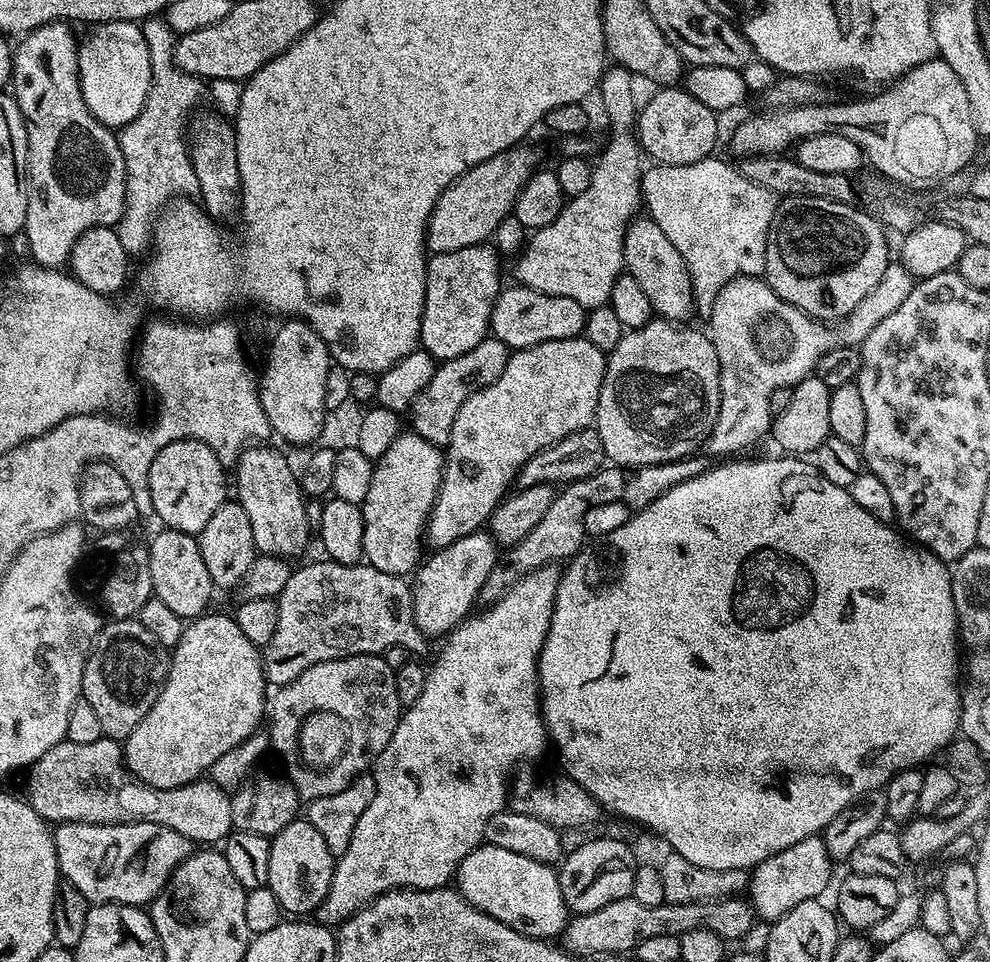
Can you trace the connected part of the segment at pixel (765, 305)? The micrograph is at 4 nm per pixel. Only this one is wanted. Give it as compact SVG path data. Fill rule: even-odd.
M890 262L886 274L849 316L839 321L840 328L808 316L802 310L790 306L760 276L738 276L731 280L714 298L710 313L710 335L720 363L720 409L714 422L714 430L708 435L706 452L709 457L724 458L740 454L743 448L756 444L769 435L773 414L770 410L770 394L776 388L791 388L800 380L813 375L816 364L838 341L844 346L859 346L910 294L914 277L899 262Z

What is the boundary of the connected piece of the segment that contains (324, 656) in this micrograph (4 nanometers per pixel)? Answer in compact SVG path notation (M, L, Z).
M327 558L319 559L297 567L290 582L286 582L286 590L278 597L278 627L274 629L274 638L262 648L264 675L269 685L289 684L302 670L310 670L318 662L347 656L375 656L387 648L405 648L410 654L427 650L429 641L415 624L412 590L405 577L386 574L367 562L339 564Z

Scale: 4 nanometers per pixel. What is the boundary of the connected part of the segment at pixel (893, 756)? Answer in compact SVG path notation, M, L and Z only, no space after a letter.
M736 458L736 459L733 459L733 460L732 460L732 461L734 461L734 462L733 462L733 464L724 464L724 463L728 463L728 462L720 462L720 463L717 463L717 464L720 464L720 465L718 465L718 466L717 466L717 468L716 468L716 465L715 465L715 466L712 466L712 467L709 467L709 469L708 469L708 471L707 471L707 472L703 472L703 474L701 474L701 476L699 476L699 477L698 477L698 478L690 478L690 482L682 482L682 486L674 486L674 490L666 490L666 494L662 494L662 498L658 498L658 499L657 499L657 500L655 500L655 501L654 501L654 502L650 502L650 503L649 503L649 504L647 504L647 506L646 506L646 507L644 507L644 508L641 508L641 509L639 509L639 510L636 510L636 511L633 511L633 512L632 512L632 513L631 513L631 515L629 515L629 516L632 516L632 517L630 517L630 518L629 518L629 520L628 520L628 521L626 521L626 522L625 522L625 524L620 524L620 525L618 525L618 526L617 526L617 528L616 528L616 529L614 529L614 530L613 530L613 532L608 532L608 533L606 533L606 534L605 534L605 536L604 536L604 537L602 537L602 538L601 538L601 540L600 540L600 541L598 541L598 542L597 542L597 544L596 544L596 545L594 545L594 546L593 546L593 548L591 548L591 546L588 546L588 547L585 547L585 548L584 548L584 549L583 549L583 551L581 551L581 552L579 552L579 553L577 553L577 554L576 554L576 555L575 555L575 556L573 556L573 557L572 557L572 558L571 558L571 559L569 559L569 560L568 560L568 561L567 561L567 564L566 564L566 566L568 566L568 569L567 569L567 568L566 568L566 567L565 567L565 568L564 568L564 569L563 569L563 572L562 572L562 575L561 575L561 578L560 578L560 582L559 582L559 584L557 584L557 585L556 585L556 605L555 605L555 606L554 606L554 610L553 610L553 611L552 611L552 621L551 621L551 622L550 622L550 630L549 630L549 631L548 631L548 637L547 637L547 638L546 638L546 642L545 642L545 643L544 643L544 649L542 649L542 650L541 650L541 651L540 651L540 678L539 678L539 681L538 681L538 683L539 683L539 685L540 685L540 706L541 706L541 709L542 709L542 715L543 715L543 718L544 718L544 727L545 727L545 728L547 728L547 729L548 729L548 735L549 735L549 737L550 737L550 740L551 740L551 743L552 743L552 744L553 744L553 745L554 745L554 744L555 744L555 743L556 743L556 748L557 748L557 750L558 750L558 751L560 751L560 760L561 760L561 762L562 762L562 763L564 763L564 768L565 768L565 770L566 770L566 771L564 771L564 772L565 772L565 773L566 773L566 776L567 776L567 777L568 777L568 778L569 778L569 779L571 779L571 780L573 780L573 781L574 781L574 782L576 782L576 783L578 783L578 784L579 784L579 785L580 785L580 786L582 786L582 789L583 789L583 790L586 790L586 791L587 791L587 792L588 792L588 793L589 793L589 794L590 794L590 795L592 795L592 796L593 796L593 797L594 797L594 798L595 798L595 800L597 800L597 801L598 801L598 802L599 802L599 804L600 804L600 806L601 806L601 809L604 809L604 810L607 810L607 811L608 811L608 808L609 808L609 810L610 810L610 811L612 811L612 812L617 812L617 814L618 814L618 815L620 815L620 816L625 816L625 818L626 818L626 819L628 819L628 820L633 820L633 822L634 822L634 823L636 823L636 824L645 824L645 826L646 826L646 827L648 827L648 828L653 828L653 830L654 830L654 831L656 831L656 832L657 832L657 834L658 834L658 835L660 835L660 836L661 836L661 838L662 838L662 839L664 839L664 840L665 840L665 842L666 842L666 843L668 843L668 844L669 844L669 846L670 846L670 847L672 847L672 848L669 848L669 849L671 849L671 851L672 851L672 852L673 852L673 853L675 853L675 855L677 855L677 856L681 856L681 857L682 857L682 858L686 858L686 862L694 862L694 866L702 866L702 867L703 867L703 868L705 868L705 869L706 869L706 870L718 870L718 871L719 871L719 872L725 872L725 871L726 871L726 870L738 870L738 869L739 869L739 868L746 868L746 869L749 869L749 870L751 870L751 869L753 869L753 868L755 868L755 867L756 867L756 865L758 865L758 864L760 864L760 863L761 863L761 862L763 862L763 860L765 860L765 859L766 859L766 858L770 858L770 857L771 857L771 856L773 856L773 855L774 855L774 854L778 854L778 853L779 853L779 852L781 852L781 851L782 851L782 850L786 850L786 846L794 846L794 842L802 842L802 838L810 838L810 837L811 837L811 836L818 836L818 835L821 835L821 833L823 833L823 831L824 831L824 829L825 829L825 828L827 828L827 826L828 826L828 823L830 823L830 822L831 822L831 821L832 821L832 819L834 819L834 818L835 818L835 816L837 816L837 815L838 815L838 814L839 814L839 813L840 813L840 811L842 811L842 810L843 810L843 808L849 808L849 806L850 806L850 805L852 805L852 804L855 804L855 803L856 803L856 801L857 801L857 800L859 800L859 799L860 799L860 797L861 797L861 796L864 796L864 795L866 795L866 793L868 793L868 792L878 792L878 791L881 791L881 789L883 789L883 787L884 787L884 785L885 785L885 784L889 784L889 783L890 783L890 781L892 781L892 779L893 779L893 778L894 778L894 777L896 777L896 776L897 776L897 775L898 775L898 773L900 773L900 772L904 772L904 771L906 771L906 770L907 770L907 768L914 768L914 769L919 769L919 768L920 768L920 767L921 767L921 766L924 766L924 765L927 765L927 764L928 764L928 763L929 763L929 761L931 761L931 760L928 760L928 759L930 759L930 758L931 758L931 756L932 756L932 755L934 755L934 754L935 754L935 752L937 752L937 754L940 754L940 753L943 753L943 752L944 752L944 751L945 751L945 749L947 749L947 747L948 747L948 745L949 745L949 744L951 744L951 743L952 743L952 741L953 741L953 740L955 740L955 739L957 739L957 736L958 736L958 733L959 733L959 732L960 732L960 697L961 697L961 695L962 695L962 648L961 648L961 645L960 645L960 644L959 644L959 643L958 643L958 629L957 629L957 626L956 626L956 611L955 611L955 610L954 610L954 598L953 598L953 597L952 597L952 573L951 573L951 571L950 571L950 568L949 568L949 565L948 565L948 564L947 564L947 563L945 563L945 561L943 561L943 560L939 560L939 558L937 558L937 557L936 557L936 555L935 555L935 554L933 554L933 553L932 553L932 551L930 551L930 549L928 549L928 548L922 548L922 547L920 547L920 545L919 545L919 544L917 544L917 543L915 543L915 542L913 542L913 541L912 541L912 540L911 540L911 539L909 539L909 537L908 537L908 536L907 536L907 535L904 535L904 534L901 534L901 533L900 533L900 532L899 532L899 531L897 531L897 529L896 529L896 528L895 528L895 527L893 527L893 525L892 525L892 524L883 524L883 523L882 523L882 521L881 521L881 520L879 520L879 519L878 519L878 518L874 518L874 514L866 514L866 510L862 510L862 506L858 506L858 502L854 502L854 498L853 498L853 497L852 497L852 493L851 493L851 491L849 491L849 489L846 489L846 488L843 488L843 487L842 487L842 486L834 486L834 482L826 482L826 478L822 478L822 477L821 477L821 476L820 476L820 475L819 475L819 474L818 474L818 473L817 473L817 472L816 472L816 471L814 471L814 470L813 470L813 469L812 469L812 468L811 468L811 467L810 467L810 464L809 464L809 461L808 461L808 460L807 460L807 459L804 459L804 458L780 458L780 459L784 459L784 460L740 460L740 459L744 459L744 458Z

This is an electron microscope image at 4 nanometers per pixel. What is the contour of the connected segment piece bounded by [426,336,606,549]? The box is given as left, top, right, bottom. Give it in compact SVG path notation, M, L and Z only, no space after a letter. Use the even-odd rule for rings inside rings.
M580 336L555 340L554 342L542 342L538 346L530 346L513 351L506 362L506 370L502 370L502 378L466 398L462 410L458 410L458 418L454 418L454 430L450 430L450 442L446 446L446 459L444 461L444 477L440 479L440 493L436 495L436 501L432 507L432 513L428 515L428 526L426 529L427 543L432 543L433 549L450 546L450 542L458 542L458 538L466 538L470 534L481 531L487 525L488 519L492 517L492 511L499 506L501 500L509 495L514 481L520 472L520 468L528 459L532 458L543 448L550 447L563 438L563 436L582 431L584 428L593 427L596 419L596 407L598 406L598 394L604 381L604 365L606 354L598 350L598 346L590 346L590 342Z

